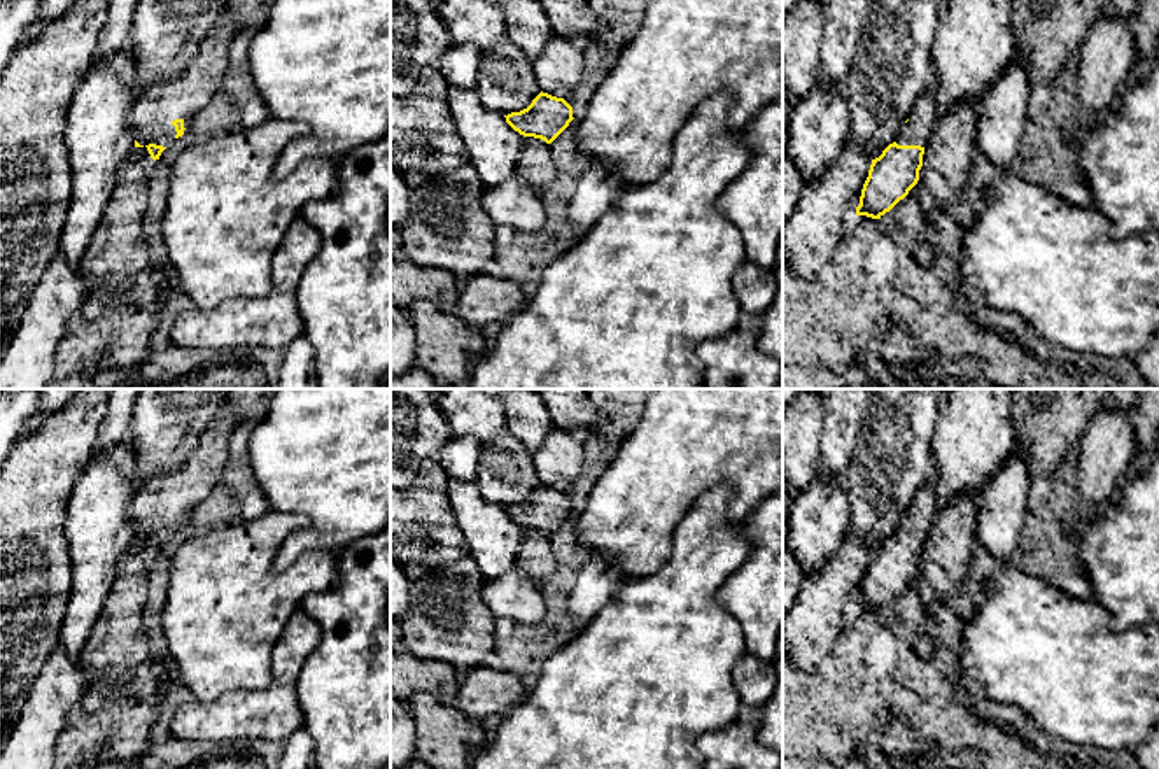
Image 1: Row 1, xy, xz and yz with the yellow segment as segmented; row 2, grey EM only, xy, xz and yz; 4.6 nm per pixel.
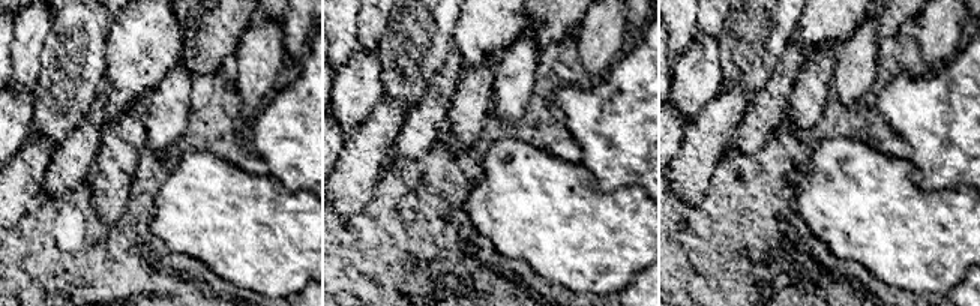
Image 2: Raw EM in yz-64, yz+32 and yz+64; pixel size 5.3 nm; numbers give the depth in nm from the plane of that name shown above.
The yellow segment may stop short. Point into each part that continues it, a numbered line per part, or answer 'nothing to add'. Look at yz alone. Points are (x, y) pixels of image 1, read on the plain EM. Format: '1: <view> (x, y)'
1: yz (918, 522)

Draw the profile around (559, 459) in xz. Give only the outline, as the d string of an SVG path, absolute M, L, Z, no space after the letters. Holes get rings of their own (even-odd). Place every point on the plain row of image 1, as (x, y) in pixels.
M555 427L532 452L532 461L543 485L564 490L580 478L585 447L574 431Z

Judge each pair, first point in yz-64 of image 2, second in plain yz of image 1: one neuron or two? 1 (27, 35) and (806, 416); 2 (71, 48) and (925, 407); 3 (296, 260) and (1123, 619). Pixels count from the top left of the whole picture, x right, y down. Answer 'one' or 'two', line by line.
1: two
2: one
3: two

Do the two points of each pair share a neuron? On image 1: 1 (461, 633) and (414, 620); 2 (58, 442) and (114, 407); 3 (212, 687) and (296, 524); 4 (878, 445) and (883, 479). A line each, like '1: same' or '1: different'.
1: same
2: different
3: same
4: same

